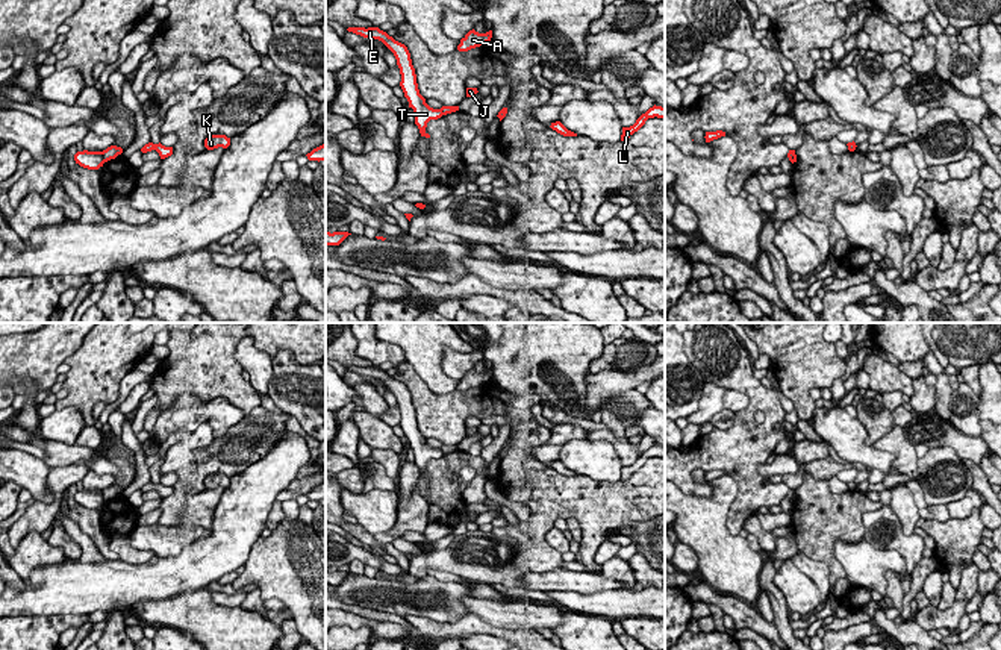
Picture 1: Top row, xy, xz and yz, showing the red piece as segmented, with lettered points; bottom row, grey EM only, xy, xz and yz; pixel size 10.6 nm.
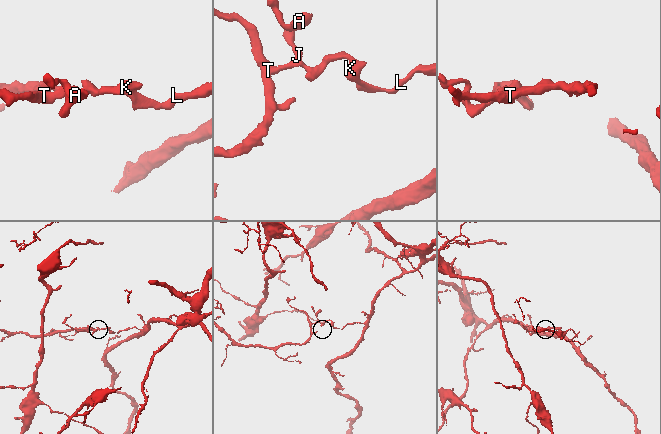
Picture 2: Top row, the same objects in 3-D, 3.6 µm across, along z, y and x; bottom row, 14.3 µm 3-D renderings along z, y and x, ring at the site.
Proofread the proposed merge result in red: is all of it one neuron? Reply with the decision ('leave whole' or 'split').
split

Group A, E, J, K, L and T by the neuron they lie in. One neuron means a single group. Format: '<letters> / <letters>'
A J K L / E T

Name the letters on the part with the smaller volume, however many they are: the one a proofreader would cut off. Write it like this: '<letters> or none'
E, T

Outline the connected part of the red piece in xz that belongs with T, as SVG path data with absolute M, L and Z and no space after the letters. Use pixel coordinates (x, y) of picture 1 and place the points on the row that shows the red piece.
M348 27L347 30L368 39L379 39L394 53L401 74L400 86L409 102L409 108L413 109L415 124L418 126L421 136L430 138L426 132L427 123L441 118L444 114L441 109L430 108L419 94L415 68L407 47L379 27Z

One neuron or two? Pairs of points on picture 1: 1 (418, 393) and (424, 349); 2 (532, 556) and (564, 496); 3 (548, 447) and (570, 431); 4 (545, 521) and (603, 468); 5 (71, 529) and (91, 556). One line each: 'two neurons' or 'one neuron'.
1: two neurons
2: two neurons
3: one neuron
4: two neurons
5: one neuron

